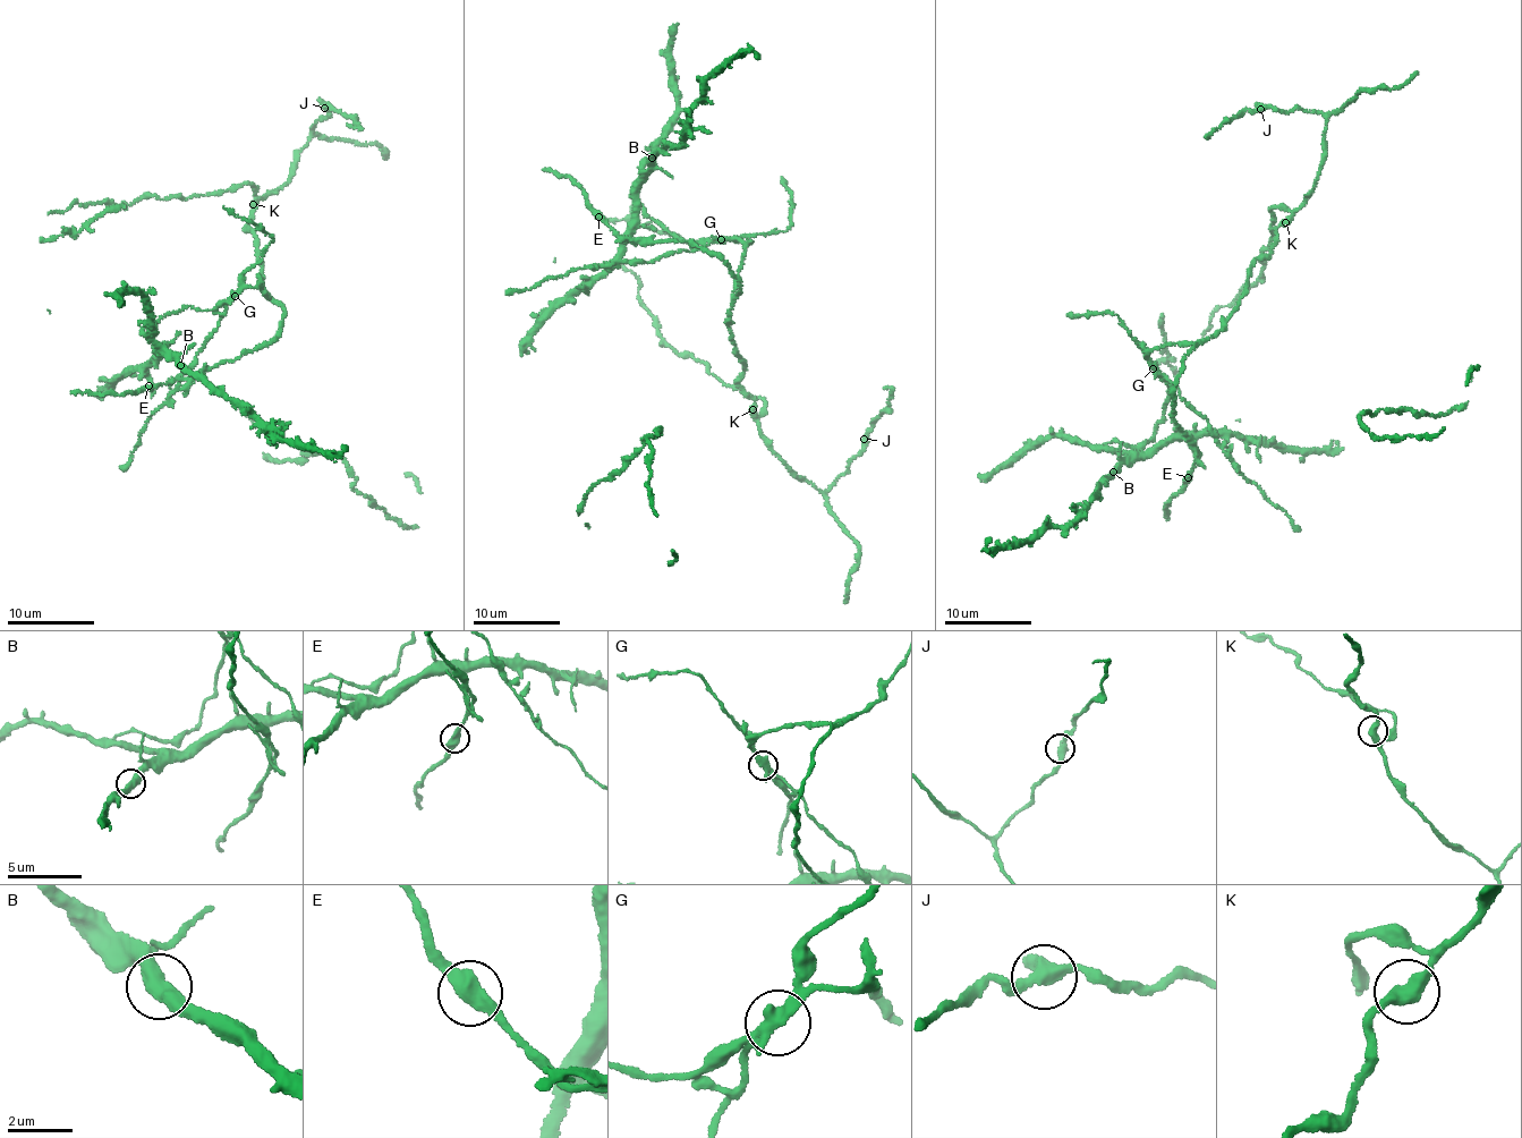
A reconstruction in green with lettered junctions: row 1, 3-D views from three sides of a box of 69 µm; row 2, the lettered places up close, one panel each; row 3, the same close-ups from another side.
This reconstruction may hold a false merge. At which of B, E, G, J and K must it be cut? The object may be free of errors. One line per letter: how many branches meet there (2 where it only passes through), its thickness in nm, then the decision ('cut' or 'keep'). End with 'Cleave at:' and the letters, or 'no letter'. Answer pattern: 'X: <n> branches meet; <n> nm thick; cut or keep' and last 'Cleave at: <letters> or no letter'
B: 2 branches meet; 480 nm thick; keep
E: 2 branches meet; 440 nm thick; keep
G: 2 branches meet; 440 nm thick; cut
J: 2 branches meet; 460 nm thick; keep
K: 2 branches meet; 400 nm thick; keep
Cleave at: G

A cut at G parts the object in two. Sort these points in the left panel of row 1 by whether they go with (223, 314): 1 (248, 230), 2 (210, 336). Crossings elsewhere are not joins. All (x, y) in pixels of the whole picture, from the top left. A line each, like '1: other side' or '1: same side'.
1: other side
2: same side

